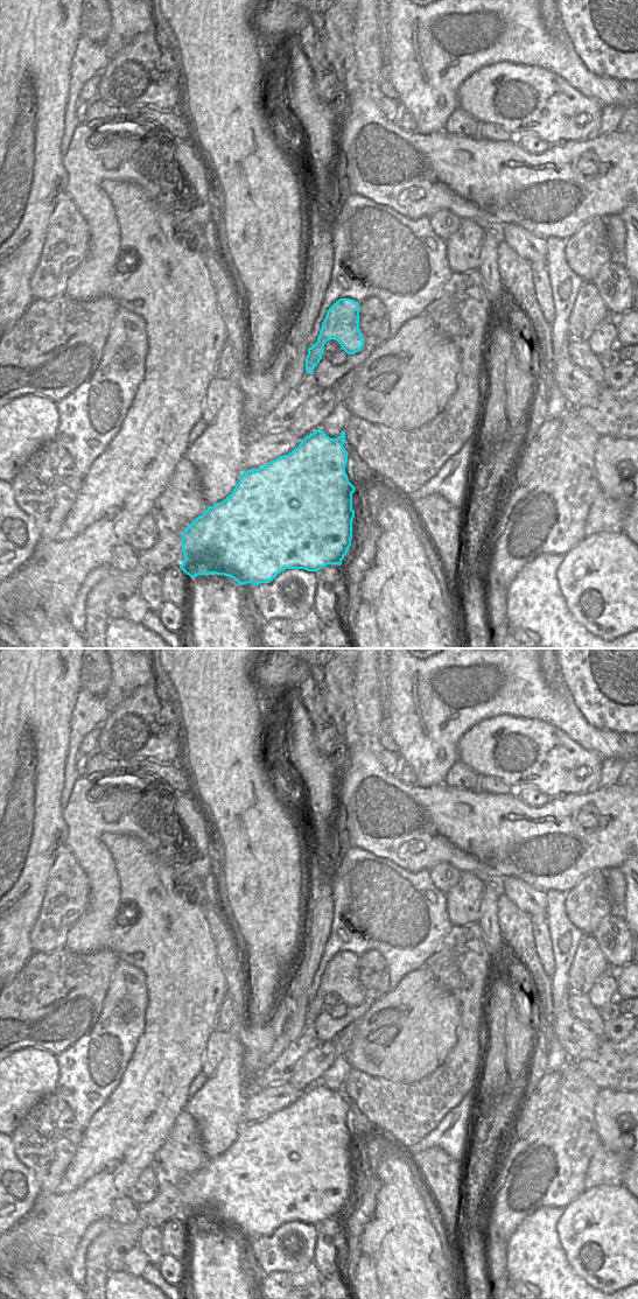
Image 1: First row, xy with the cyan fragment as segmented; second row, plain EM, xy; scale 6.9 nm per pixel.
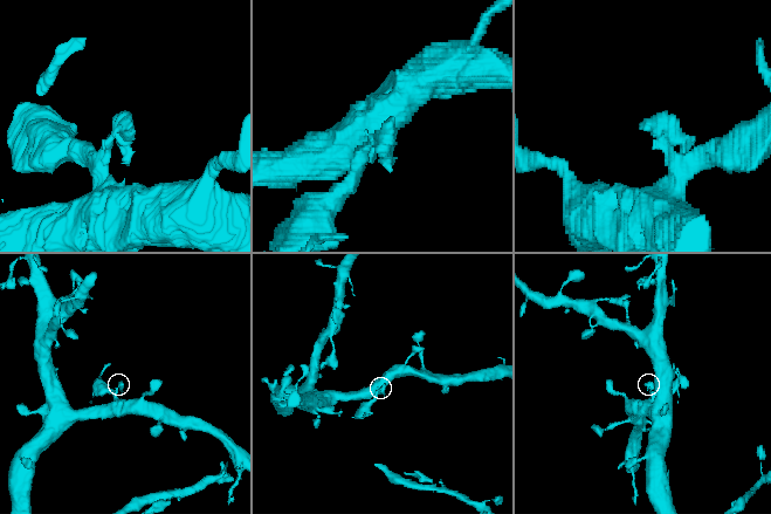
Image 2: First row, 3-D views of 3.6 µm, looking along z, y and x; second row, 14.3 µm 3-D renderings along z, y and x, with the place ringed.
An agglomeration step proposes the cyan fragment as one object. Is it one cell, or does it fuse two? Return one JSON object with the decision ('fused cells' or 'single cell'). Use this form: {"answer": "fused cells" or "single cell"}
{"answer": "single cell"}

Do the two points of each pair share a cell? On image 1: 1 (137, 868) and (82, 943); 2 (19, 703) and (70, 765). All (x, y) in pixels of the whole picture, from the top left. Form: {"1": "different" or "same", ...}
{"1": "different", "2": "different"}

